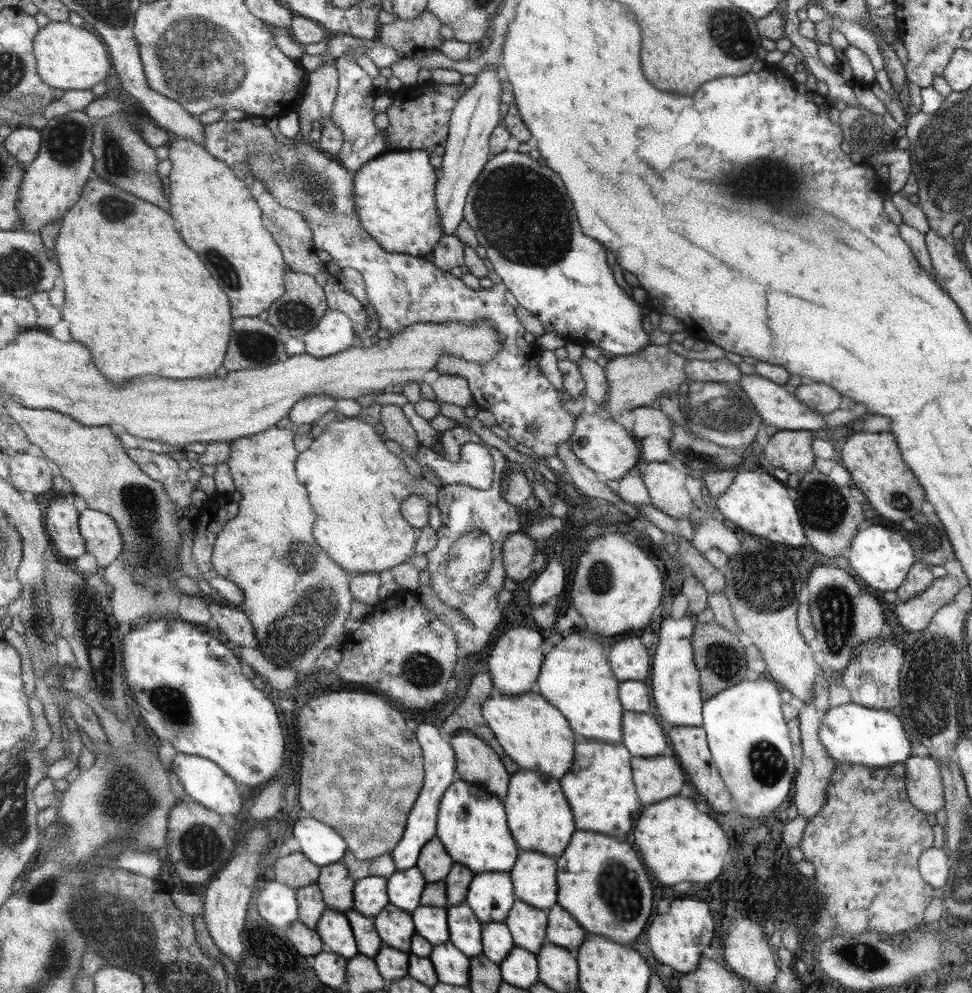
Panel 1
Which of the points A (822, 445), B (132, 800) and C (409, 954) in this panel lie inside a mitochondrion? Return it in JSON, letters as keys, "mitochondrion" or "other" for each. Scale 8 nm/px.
{"A":"other","B":"mitochondrion","C":"other"}

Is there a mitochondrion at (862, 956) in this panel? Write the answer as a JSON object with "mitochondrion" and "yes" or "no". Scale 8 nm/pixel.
{"mitochondrion":"yes"}

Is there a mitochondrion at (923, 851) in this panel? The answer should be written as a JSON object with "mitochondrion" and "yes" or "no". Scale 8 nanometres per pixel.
{"mitochondrion":"no"}

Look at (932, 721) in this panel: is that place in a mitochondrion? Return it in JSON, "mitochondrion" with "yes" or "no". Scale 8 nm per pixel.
{"mitochondrion":"yes"}

